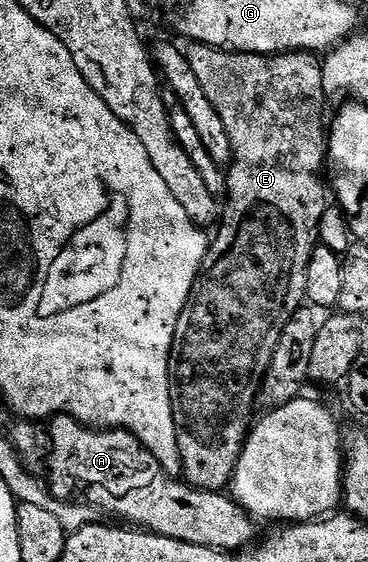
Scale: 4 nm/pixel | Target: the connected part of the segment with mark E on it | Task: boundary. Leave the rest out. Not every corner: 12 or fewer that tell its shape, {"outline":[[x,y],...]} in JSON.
{"outline":[[184,49],[227,126],[177,323],[184,479],[228,489],[327,207],[311,52]]}

